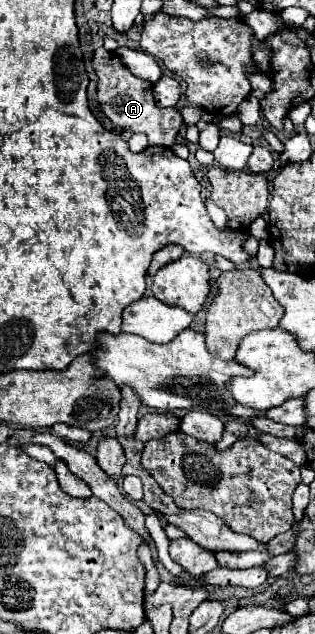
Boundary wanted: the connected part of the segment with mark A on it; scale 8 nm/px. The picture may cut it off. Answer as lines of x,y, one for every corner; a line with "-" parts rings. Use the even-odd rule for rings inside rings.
99,49
93,57
95,73
99,77
97,83
97,101
101,105
101,111
109,117
109,121
129,133
145,133
149,137
149,145
161,145
171,147
175,143
175,137
183,125
183,119
177,109
159,107
153,99
153,85
145,79
135,77
119,59
117,53
107,53

